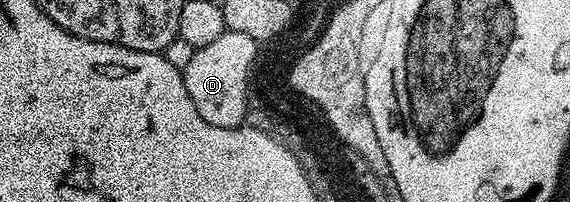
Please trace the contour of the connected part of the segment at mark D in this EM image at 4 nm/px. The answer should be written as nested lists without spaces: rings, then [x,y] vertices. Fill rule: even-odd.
[[[224,30],[213,44],[205,44],[205,48],[193,52],[193,60],[183,69],[185,88],[192,98],[193,104],[197,104],[197,112],[201,112],[201,120],[208,122],[210,126],[217,128],[229,128],[230,130],[244,125],[243,93],[244,78],[247,74],[247,64],[251,61],[251,41],[243,35]]]

